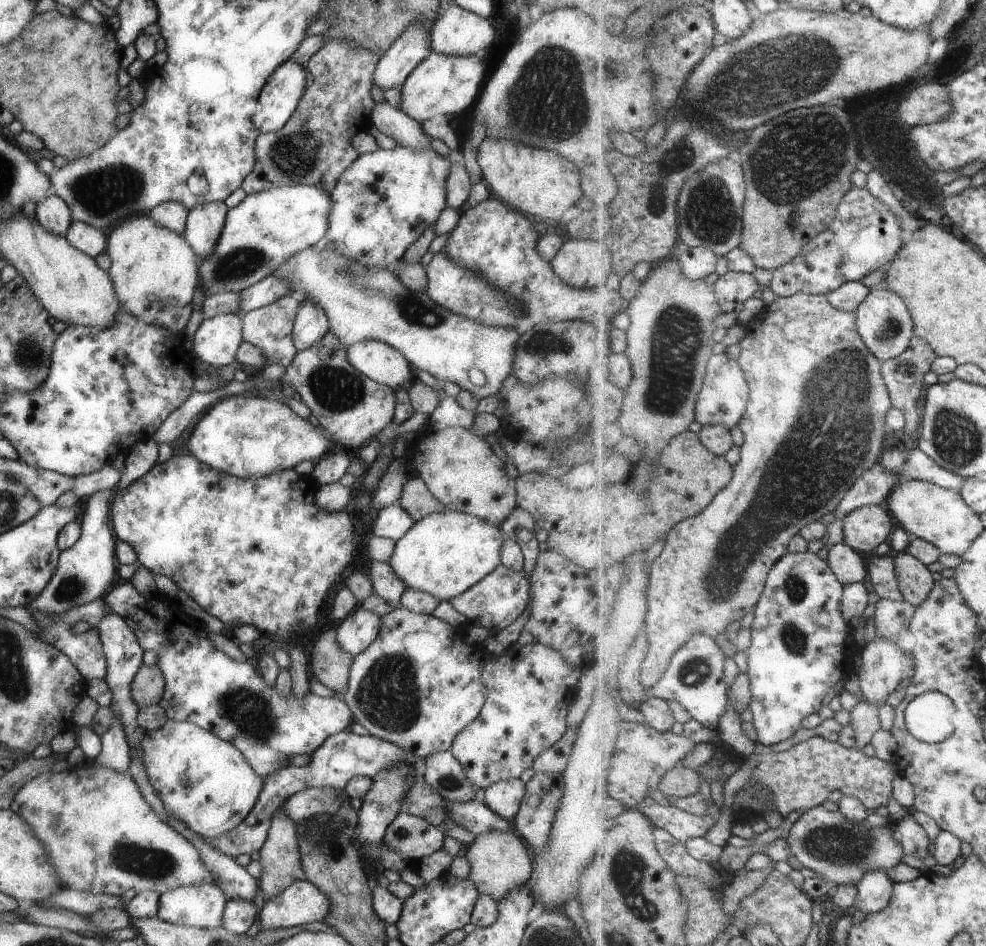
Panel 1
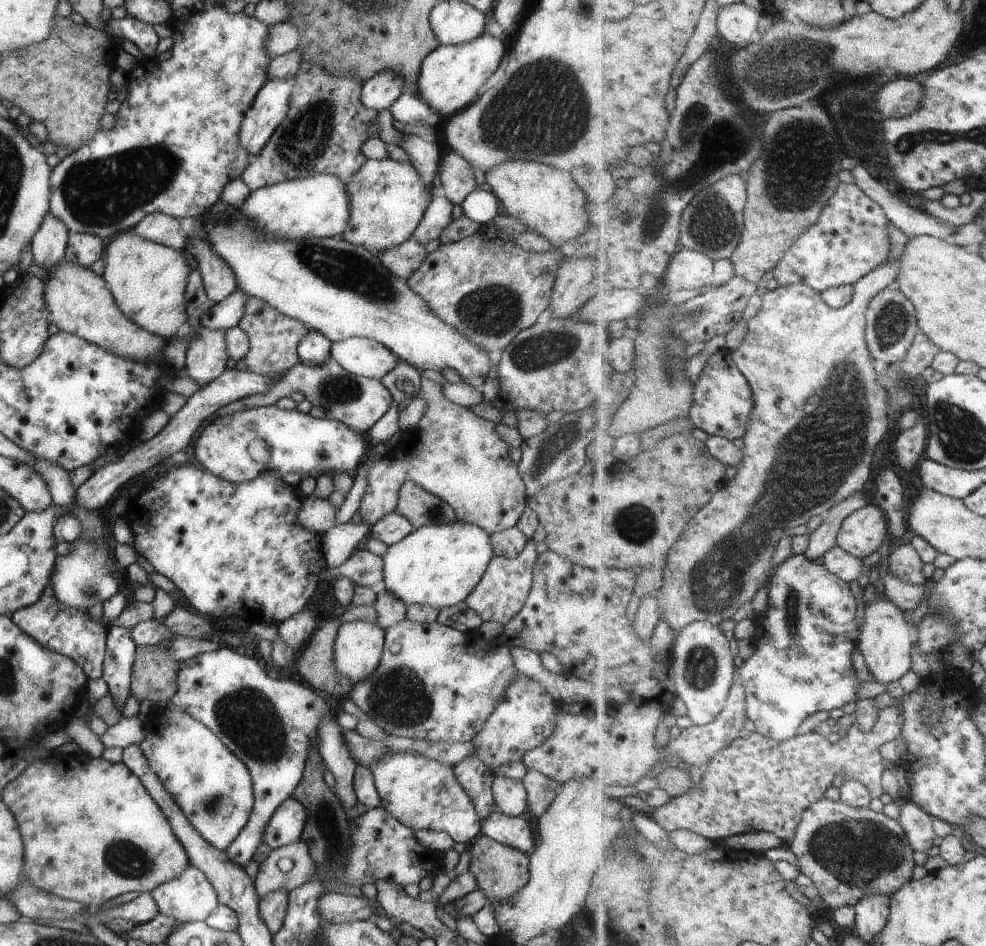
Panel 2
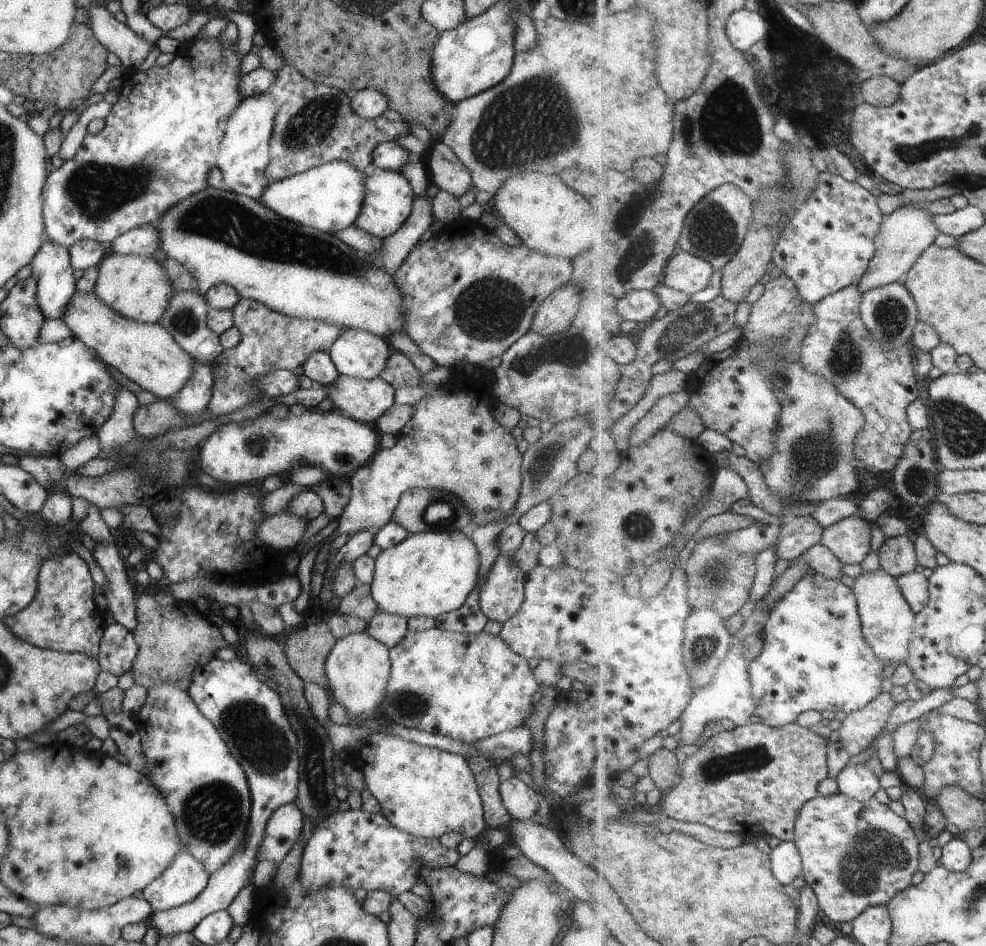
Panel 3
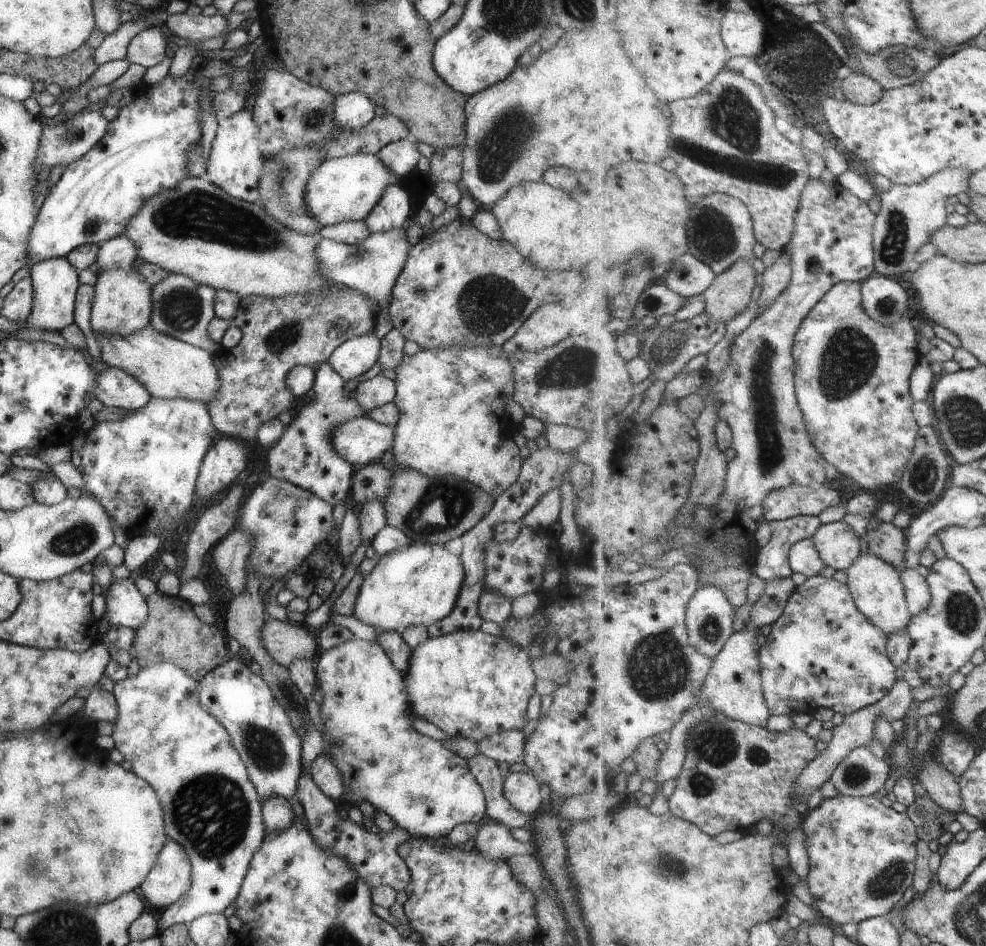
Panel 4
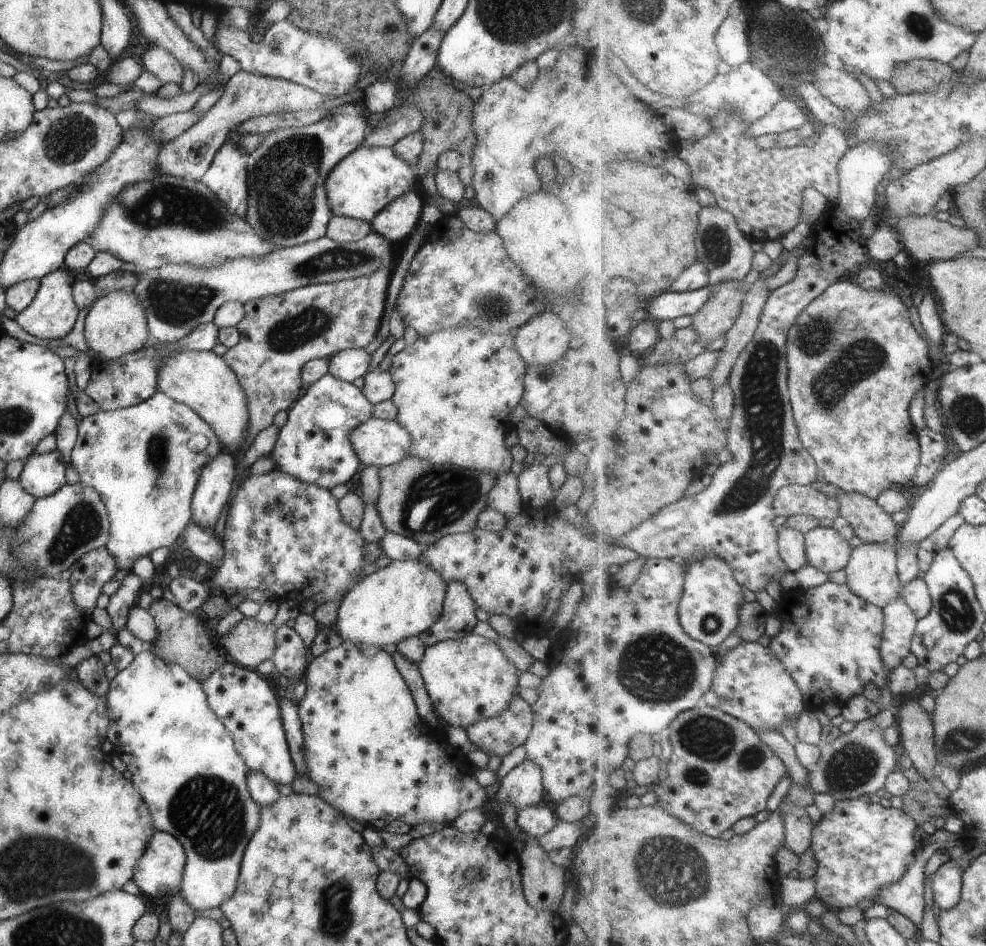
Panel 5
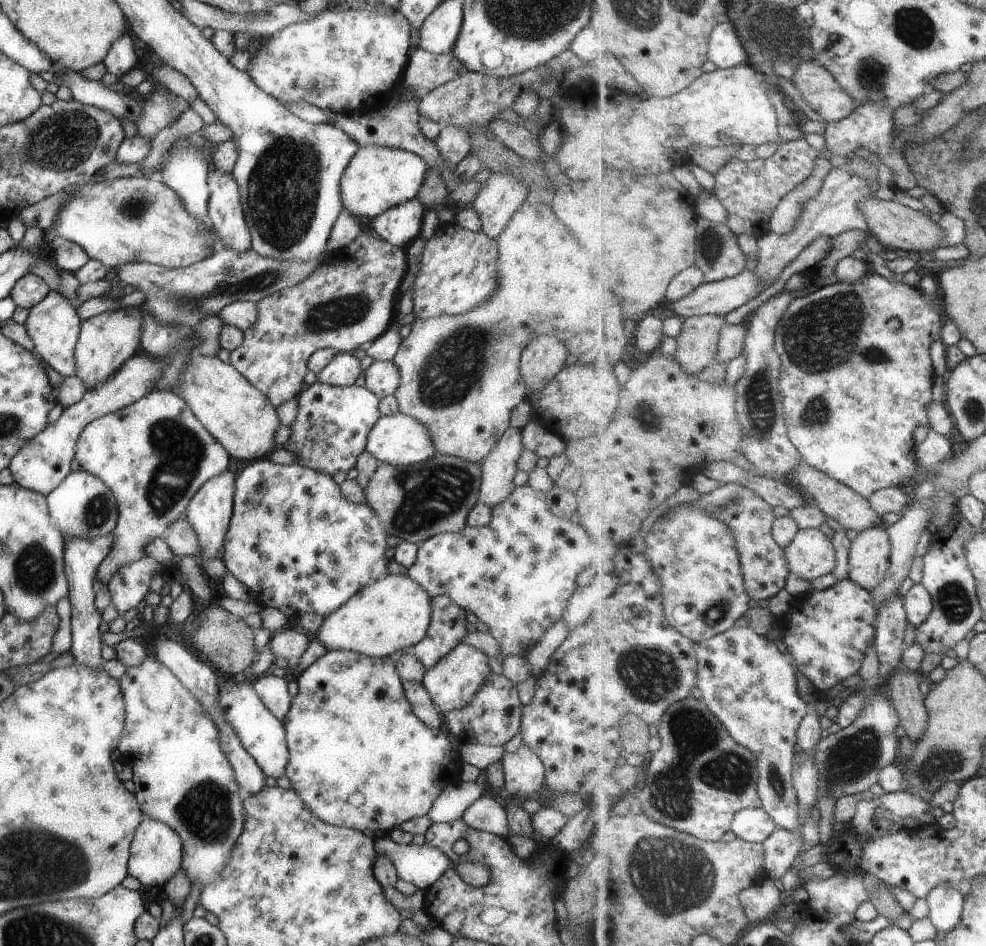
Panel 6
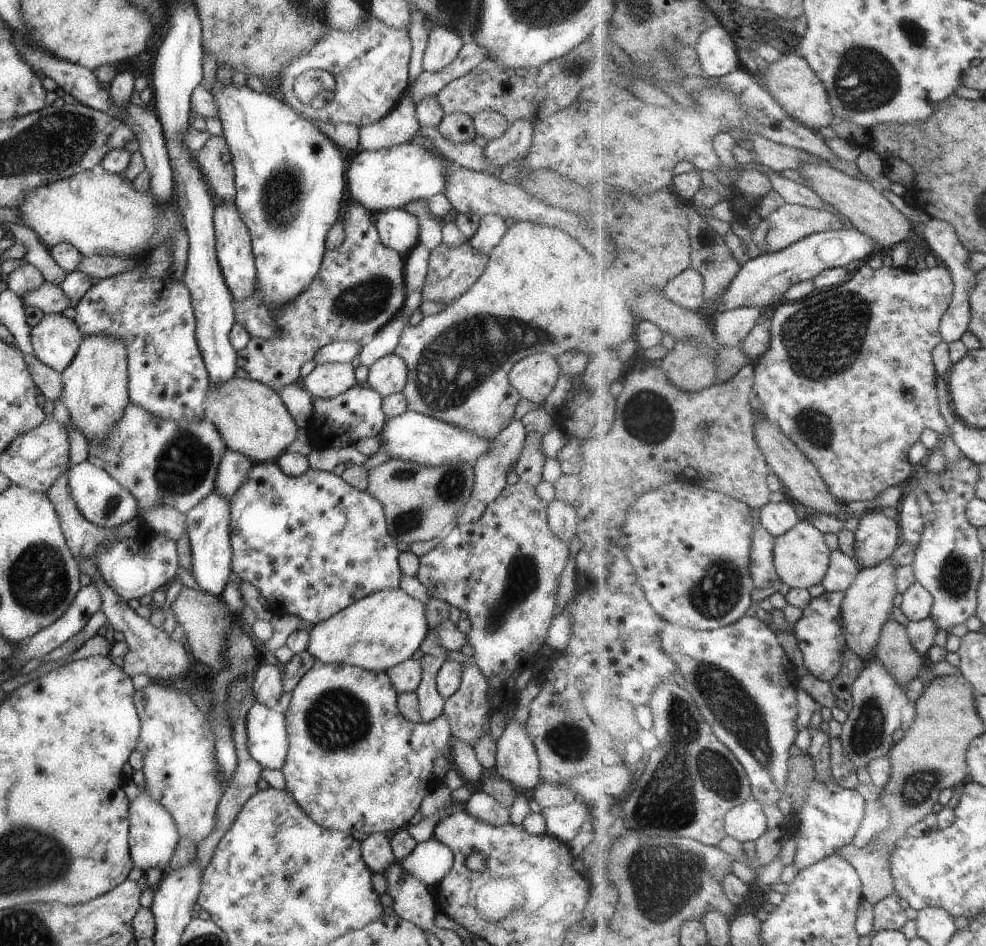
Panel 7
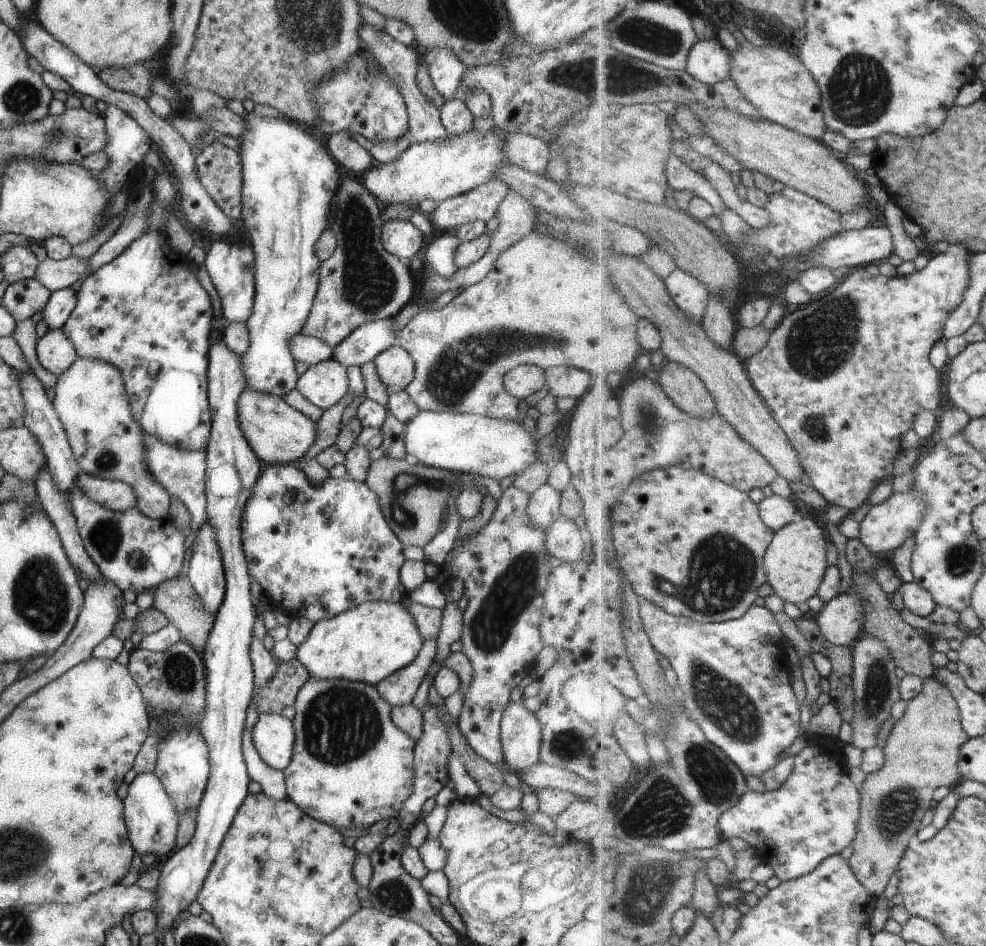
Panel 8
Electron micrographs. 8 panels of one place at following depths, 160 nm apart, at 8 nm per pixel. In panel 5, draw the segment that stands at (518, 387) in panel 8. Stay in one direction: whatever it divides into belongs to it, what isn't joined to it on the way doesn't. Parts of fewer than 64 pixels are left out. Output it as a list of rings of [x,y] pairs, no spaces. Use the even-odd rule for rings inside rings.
[[[541,311],[525,321],[515,332],[514,349],[525,365],[555,362],[574,343],[570,325],[549,311]]]

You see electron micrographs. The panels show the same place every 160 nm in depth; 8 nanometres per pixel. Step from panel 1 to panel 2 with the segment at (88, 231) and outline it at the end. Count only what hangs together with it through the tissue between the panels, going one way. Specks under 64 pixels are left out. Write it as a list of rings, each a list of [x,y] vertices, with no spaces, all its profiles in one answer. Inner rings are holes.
[[[69,233],[65,250],[65,263],[89,266],[103,254],[103,242],[99,237],[85,233]]]

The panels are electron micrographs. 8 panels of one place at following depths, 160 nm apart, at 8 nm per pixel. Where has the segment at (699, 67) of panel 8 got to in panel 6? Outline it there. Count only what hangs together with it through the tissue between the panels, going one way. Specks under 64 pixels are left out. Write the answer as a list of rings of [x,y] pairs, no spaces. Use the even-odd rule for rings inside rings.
[[[725,21],[715,27],[710,38],[710,61],[719,69],[730,69],[749,61],[749,56],[731,22]]]

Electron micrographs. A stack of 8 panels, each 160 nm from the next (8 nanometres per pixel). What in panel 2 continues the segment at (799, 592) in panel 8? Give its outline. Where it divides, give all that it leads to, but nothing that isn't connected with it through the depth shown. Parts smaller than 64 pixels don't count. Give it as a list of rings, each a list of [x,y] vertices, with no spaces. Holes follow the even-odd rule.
[[[867,505],[843,521],[838,546],[861,559],[877,552],[887,536],[890,533],[886,514],[878,506]]]

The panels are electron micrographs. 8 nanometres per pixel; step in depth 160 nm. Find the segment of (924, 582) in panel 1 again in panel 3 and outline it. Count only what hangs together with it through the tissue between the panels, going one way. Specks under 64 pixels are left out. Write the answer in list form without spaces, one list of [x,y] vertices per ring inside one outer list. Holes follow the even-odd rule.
[[[905,534],[887,539],[878,554],[881,568],[895,578],[917,570],[918,554],[913,534]]]

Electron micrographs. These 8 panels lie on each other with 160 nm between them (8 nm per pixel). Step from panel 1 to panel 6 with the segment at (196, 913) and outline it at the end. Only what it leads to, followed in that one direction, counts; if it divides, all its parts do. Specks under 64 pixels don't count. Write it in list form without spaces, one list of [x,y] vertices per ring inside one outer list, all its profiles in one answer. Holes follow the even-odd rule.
[[[142,815],[141,822],[137,825],[129,847],[129,858],[126,871],[129,876],[138,880],[141,886],[161,887],[180,868],[182,859],[182,842],[177,833],[166,824],[153,820],[147,815]]]

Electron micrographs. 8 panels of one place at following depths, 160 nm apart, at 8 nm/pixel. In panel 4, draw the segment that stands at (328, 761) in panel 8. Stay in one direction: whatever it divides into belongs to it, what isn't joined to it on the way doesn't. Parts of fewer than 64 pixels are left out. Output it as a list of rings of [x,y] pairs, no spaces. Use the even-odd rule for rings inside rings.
[[[353,636],[339,643],[337,646],[329,647],[322,653],[318,653],[314,673],[316,686],[323,696],[323,701],[319,705],[321,718],[323,719],[323,724],[325,724],[323,733],[321,733],[323,741],[321,753],[329,757],[333,761],[333,766],[337,767],[342,778],[342,783],[344,784],[343,796],[346,800],[355,805],[358,804],[357,802],[359,802],[359,800],[369,802],[375,811],[379,811],[391,817],[392,821],[395,822],[395,826],[408,833],[410,838],[422,837],[426,840],[436,839],[439,836],[446,836],[455,825],[461,823],[473,823],[474,825],[478,825],[479,820],[483,818],[485,812],[484,796],[479,783],[475,781],[475,777],[471,774],[467,766],[467,760],[449,752],[438,740],[421,735],[409,728],[414,716],[411,714],[411,710],[409,710],[408,694],[404,689],[402,676],[398,670],[395,670],[391,661],[383,652],[383,649],[375,641],[358,639]]]

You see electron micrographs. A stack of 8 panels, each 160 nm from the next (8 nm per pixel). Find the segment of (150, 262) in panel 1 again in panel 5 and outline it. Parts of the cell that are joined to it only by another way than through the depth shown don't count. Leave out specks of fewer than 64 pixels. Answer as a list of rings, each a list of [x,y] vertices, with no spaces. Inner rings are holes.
[[[115,289],[106,292],[105,295],[95,299],[87,314],[85,314],[83,336],[87,346],[95,354],[94,360],[115,360],[117,357],[127,353],[132,353],[137,349],[147,345],[151,340],[146,327],[146,318],[143,307],[132,290]]]

